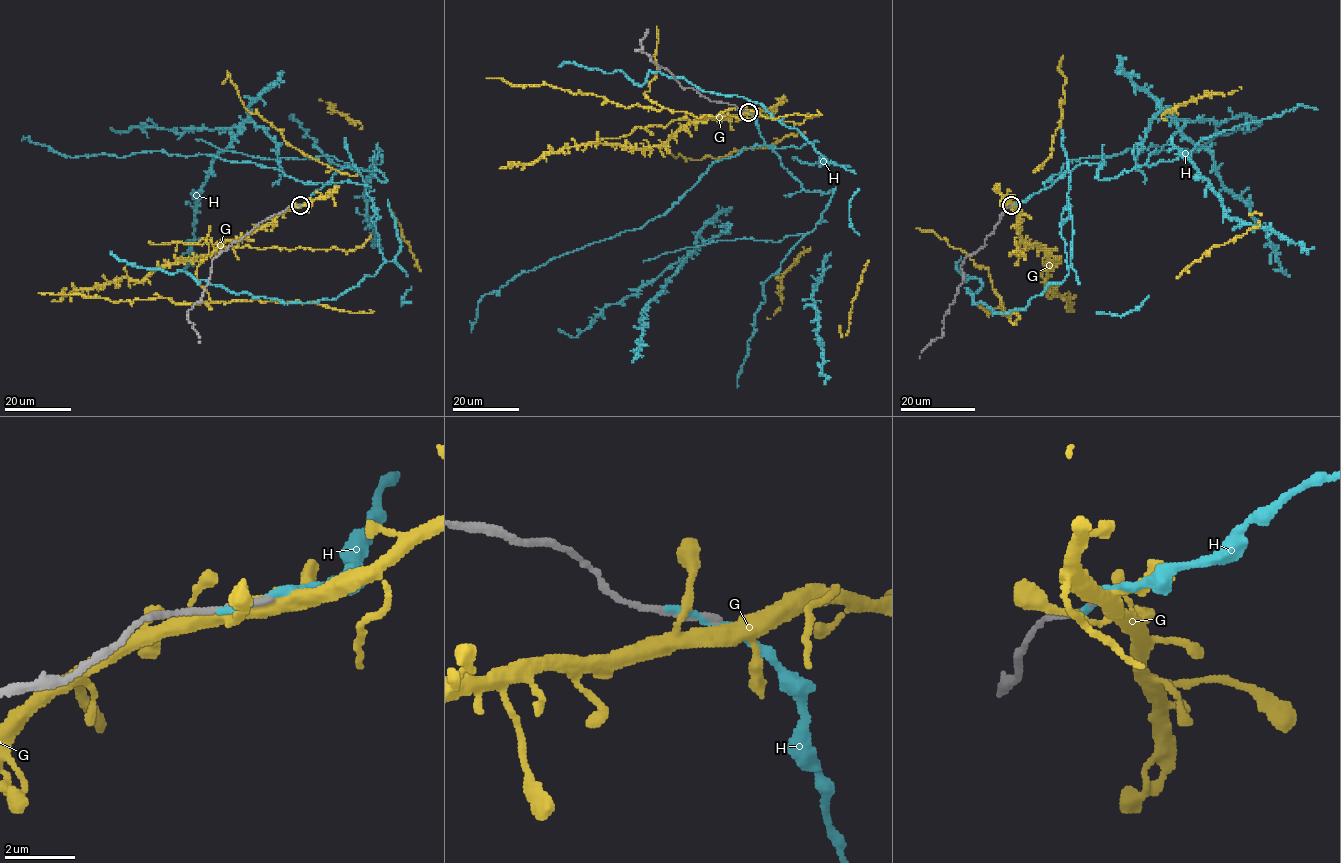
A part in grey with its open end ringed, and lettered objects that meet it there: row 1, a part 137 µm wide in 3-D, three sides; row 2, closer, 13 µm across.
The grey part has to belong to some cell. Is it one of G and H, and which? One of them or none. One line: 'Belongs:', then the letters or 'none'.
Belongs: none

